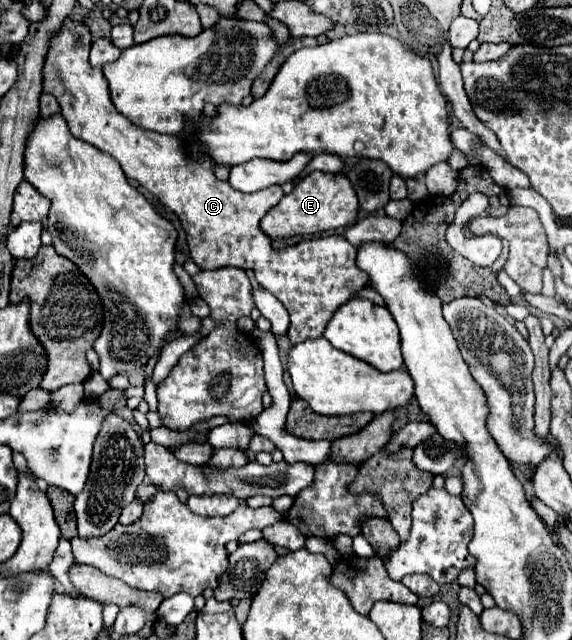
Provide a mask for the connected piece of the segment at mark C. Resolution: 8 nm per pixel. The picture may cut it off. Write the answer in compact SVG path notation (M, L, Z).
M67 17L57 35L51 37L45 55L43 93L59 101L61 115L71 133L113 155L129 179L139 181L179 217L187 233L191 259L203 271L219 267L253 269L259 285L277 297L289 311L291 327L287 337L293 345L311 337L321 337L337 307L367 285L367 273L355 265L357 247L343 235L329 235L305 239L293 247L275 251L269 245L269 237L261 231L259 221L281 201L281 187L275 185L253 193L235 191L227 181L219 181L213 175L211 159L191 159L177 135L159 135L131 125L131 121L111 105L107 79L101 69L91 67L89 49L89 27Z

